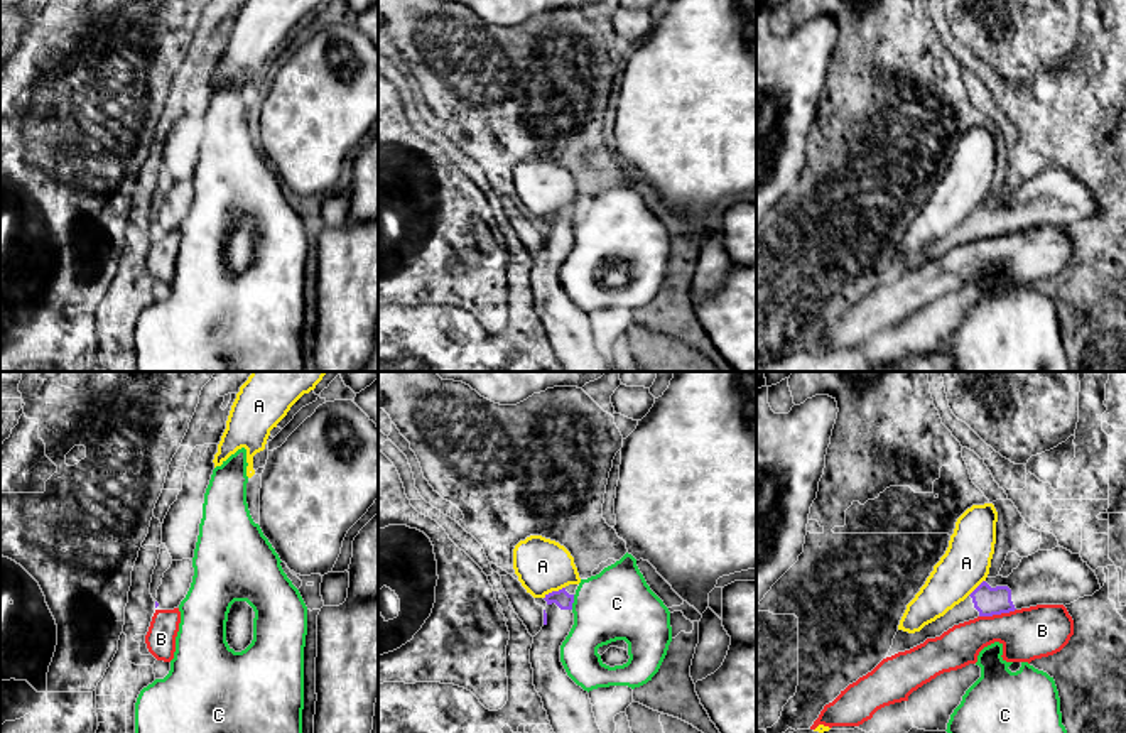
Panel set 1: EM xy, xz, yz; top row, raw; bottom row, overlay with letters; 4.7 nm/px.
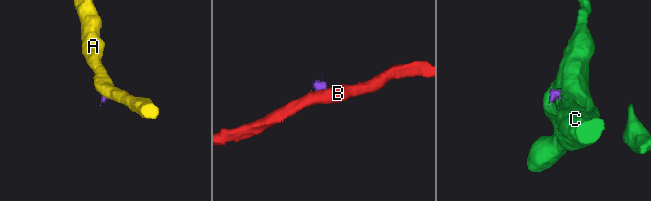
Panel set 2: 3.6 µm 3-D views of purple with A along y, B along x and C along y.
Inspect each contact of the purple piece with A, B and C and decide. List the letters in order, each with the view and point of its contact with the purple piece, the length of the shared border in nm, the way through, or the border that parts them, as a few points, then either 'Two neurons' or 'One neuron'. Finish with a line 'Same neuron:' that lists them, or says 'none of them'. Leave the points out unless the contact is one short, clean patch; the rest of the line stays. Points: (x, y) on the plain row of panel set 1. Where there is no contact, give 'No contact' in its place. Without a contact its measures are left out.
A: Touches purple at xz (554, 213). Shared border 120 nm. Boundary: xz (564, 208), (544, 220). Two neurons
B: Touches purple at yz (996, 235). Shared border 180 nm. Boundary: yz (1015, 230), (1005, 235), (979, 238). Two neurons
C: Touches purple at xz (573, 223). Shared border 70 nm. Boundary: xz (574, 217), (571, 230). Two neurons
Same neuron: none of them

